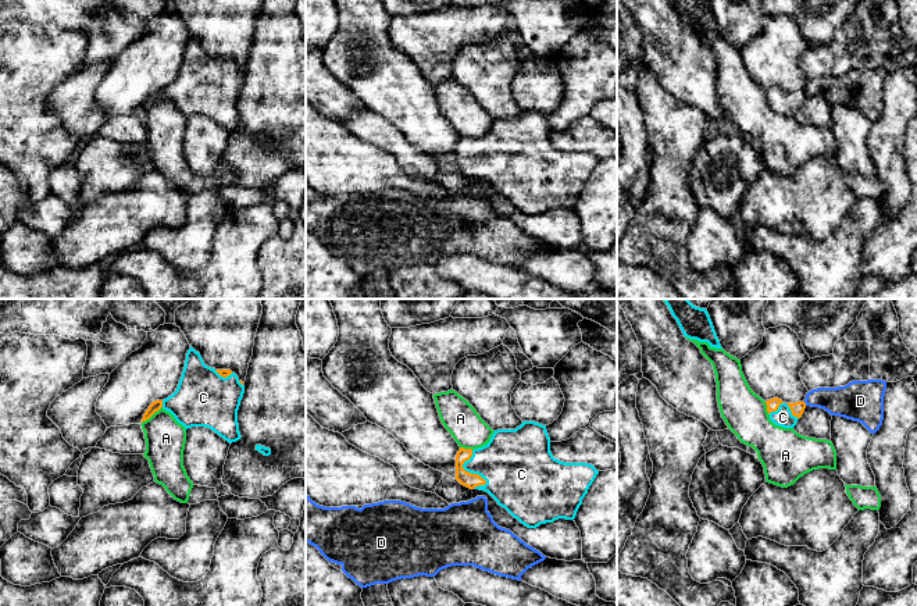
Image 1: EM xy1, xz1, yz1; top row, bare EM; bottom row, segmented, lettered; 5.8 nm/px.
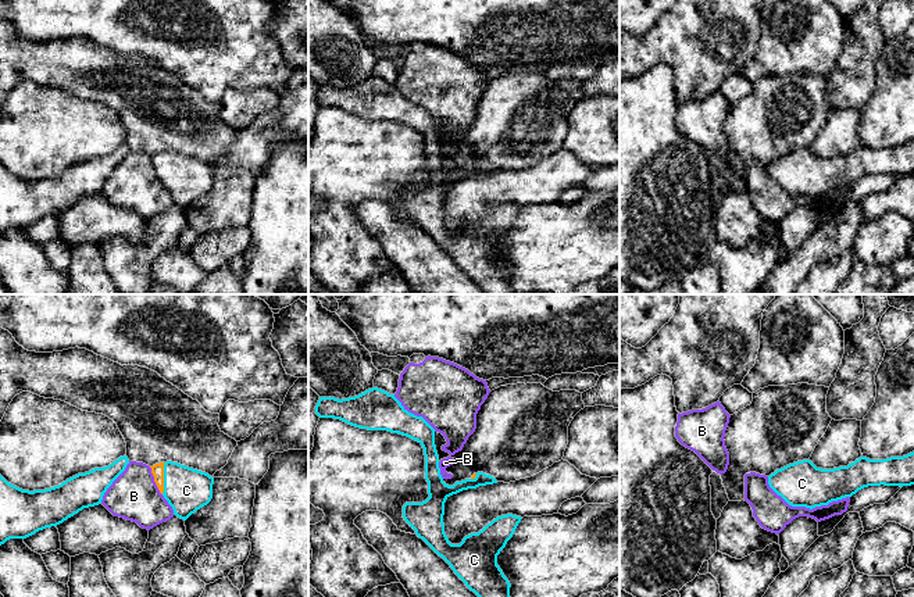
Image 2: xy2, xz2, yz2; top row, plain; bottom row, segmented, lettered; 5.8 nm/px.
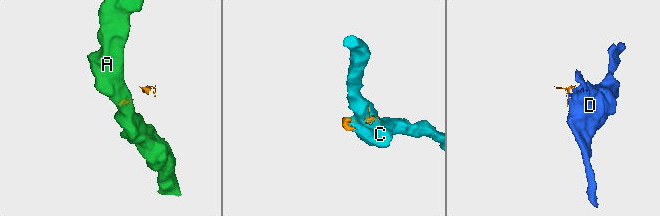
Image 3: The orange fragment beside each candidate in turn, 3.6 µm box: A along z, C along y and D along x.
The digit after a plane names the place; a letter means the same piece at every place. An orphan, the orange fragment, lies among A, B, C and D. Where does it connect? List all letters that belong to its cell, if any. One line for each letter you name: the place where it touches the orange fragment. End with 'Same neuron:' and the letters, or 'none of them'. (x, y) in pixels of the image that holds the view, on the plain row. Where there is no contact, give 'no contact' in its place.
C: contact xz1 (467, 160)
Same neuron: C

